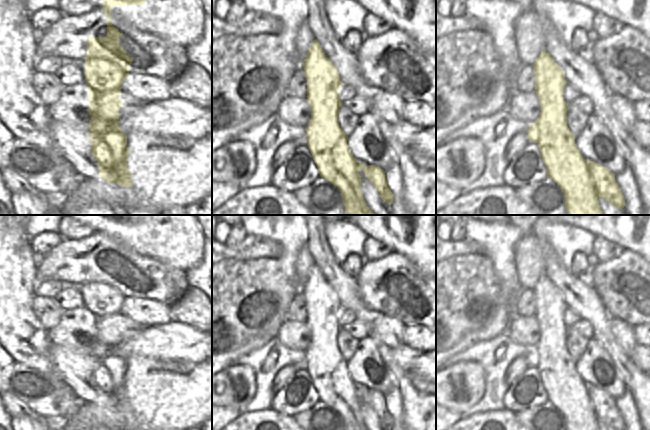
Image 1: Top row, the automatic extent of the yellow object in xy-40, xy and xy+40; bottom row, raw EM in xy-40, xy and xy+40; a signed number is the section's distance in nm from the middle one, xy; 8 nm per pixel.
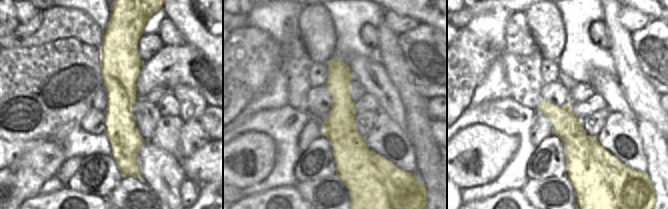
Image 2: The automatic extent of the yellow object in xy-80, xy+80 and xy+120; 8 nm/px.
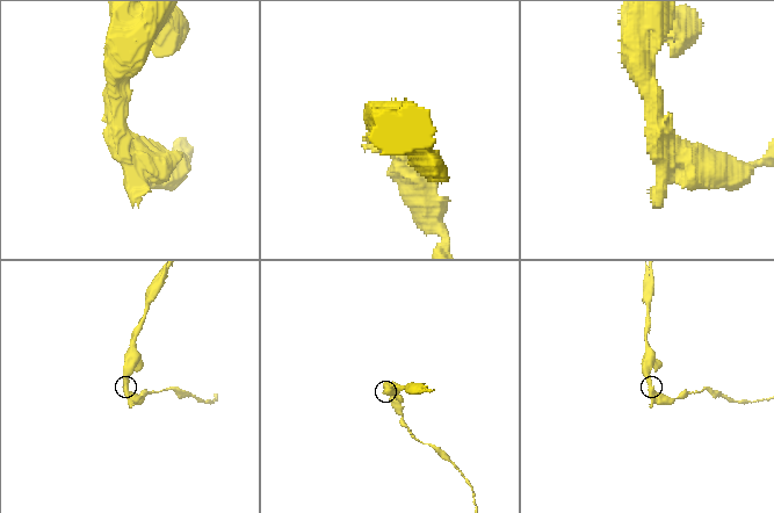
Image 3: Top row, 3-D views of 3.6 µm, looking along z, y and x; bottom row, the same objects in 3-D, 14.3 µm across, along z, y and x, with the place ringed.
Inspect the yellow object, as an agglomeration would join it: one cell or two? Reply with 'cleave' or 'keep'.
cleave

